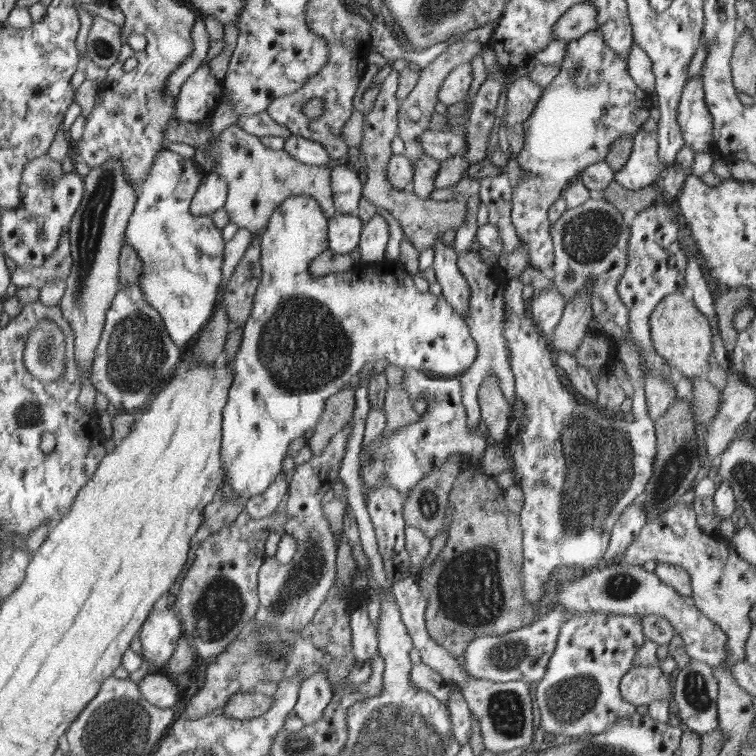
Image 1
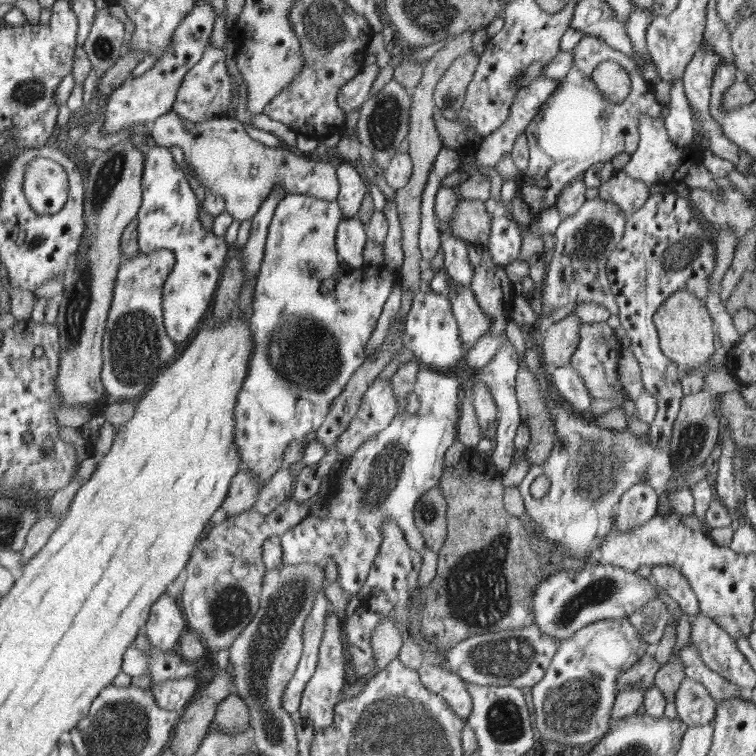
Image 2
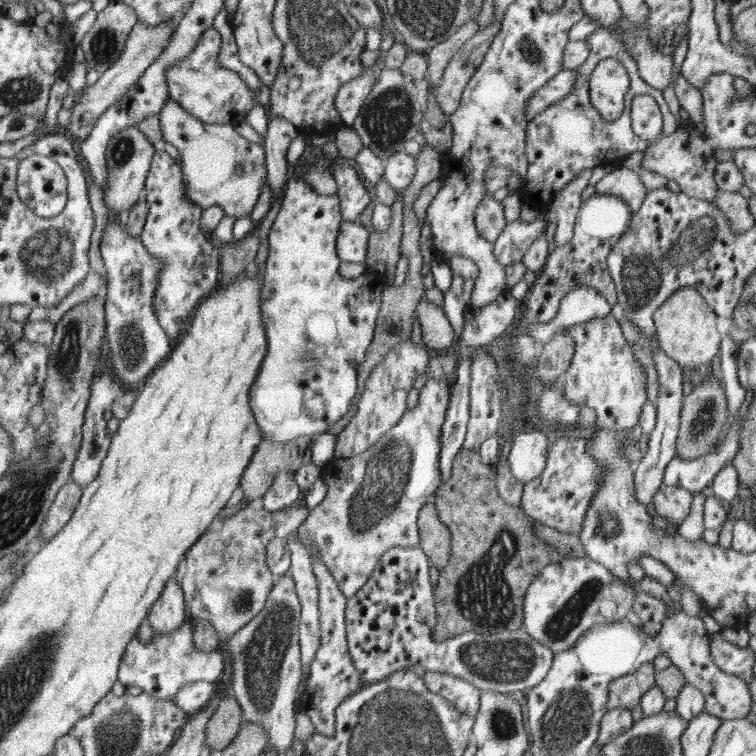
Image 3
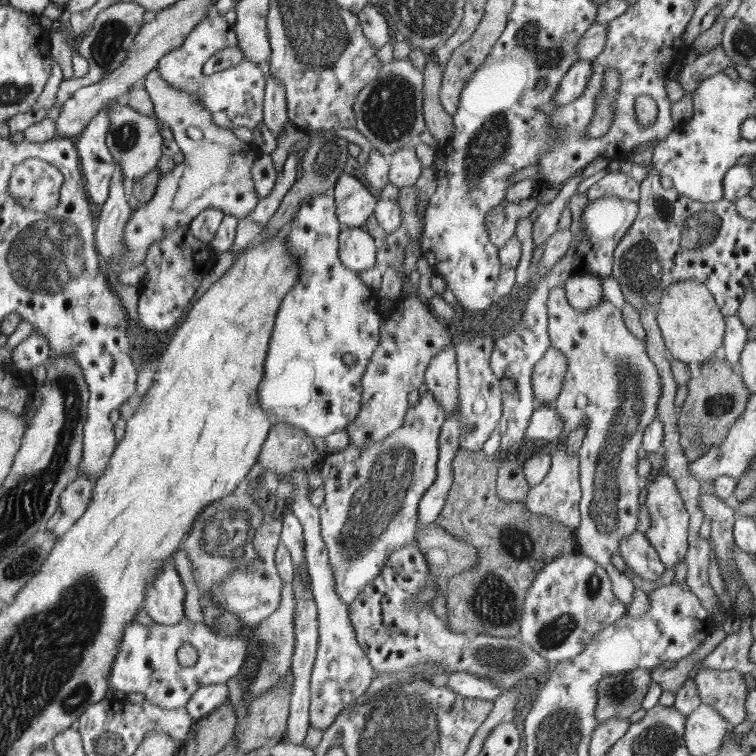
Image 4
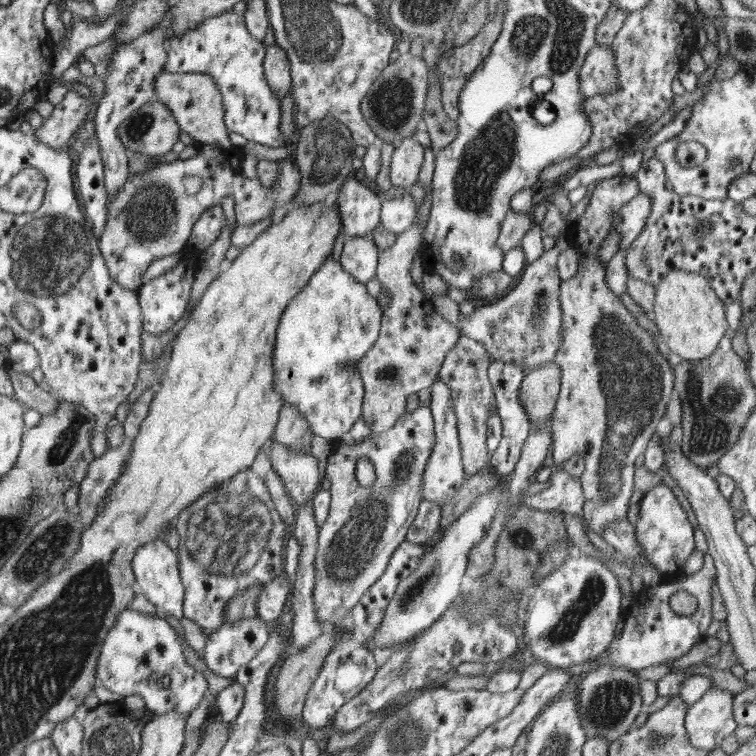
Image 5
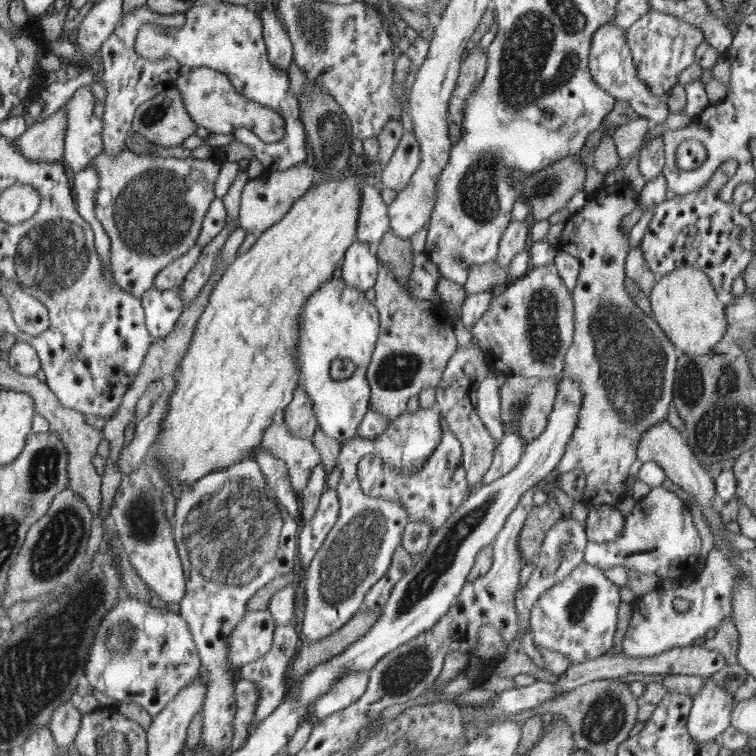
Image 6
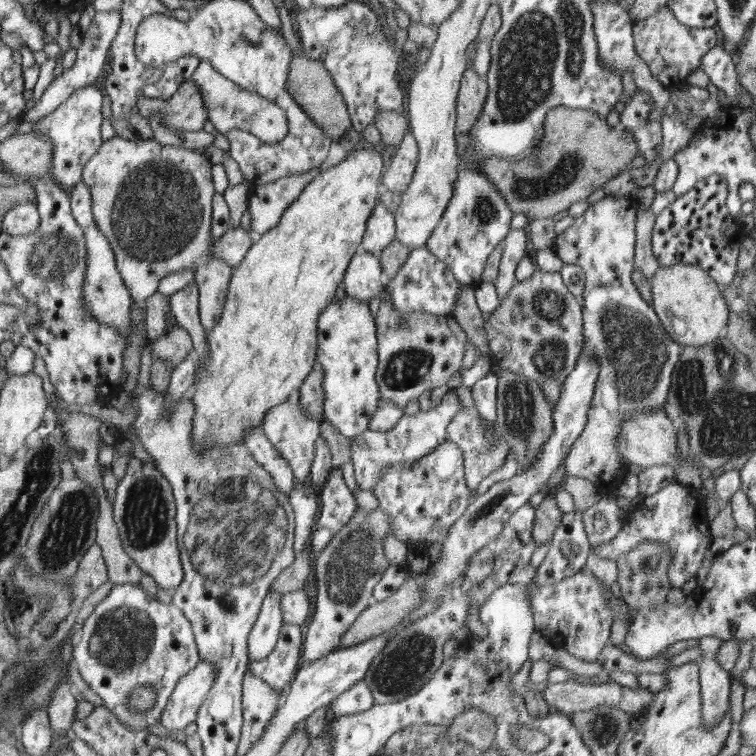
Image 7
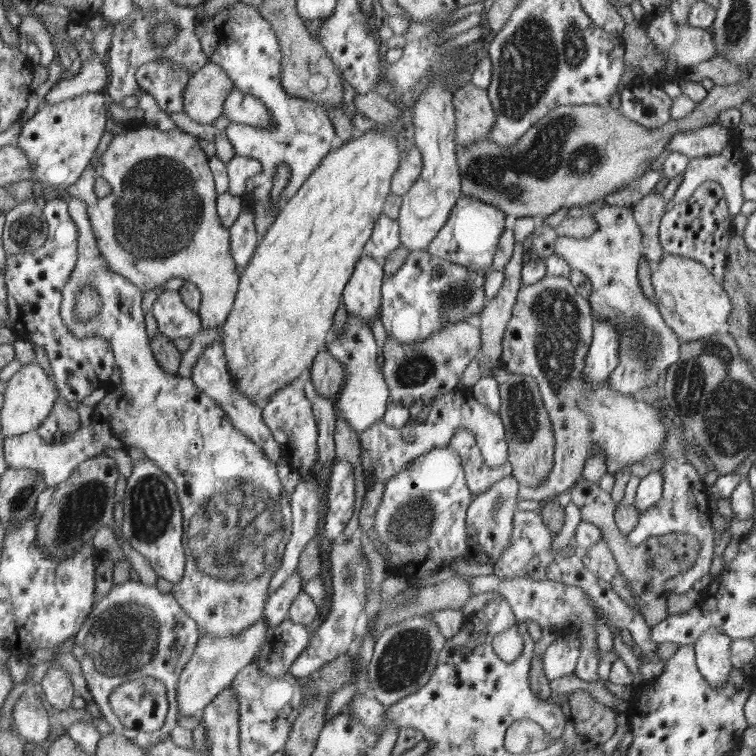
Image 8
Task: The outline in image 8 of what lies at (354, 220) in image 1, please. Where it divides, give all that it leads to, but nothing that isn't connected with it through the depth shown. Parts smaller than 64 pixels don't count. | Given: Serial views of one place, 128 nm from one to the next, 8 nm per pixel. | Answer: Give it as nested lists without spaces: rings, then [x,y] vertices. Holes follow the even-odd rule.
[[[366,254],[359,261],[351,281],[343,291],[344,306],[351,316],[359,316],[368,322],[376,316],[380,306],[380,286],[382,284],[382,265]]]

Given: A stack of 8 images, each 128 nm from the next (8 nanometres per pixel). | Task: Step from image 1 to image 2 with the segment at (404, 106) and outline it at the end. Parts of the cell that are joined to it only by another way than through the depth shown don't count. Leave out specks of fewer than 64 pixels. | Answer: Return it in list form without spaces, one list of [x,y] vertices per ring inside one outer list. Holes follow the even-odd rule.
[[[472,30],[460,33],[453,38],[448,38],[442,49],[436,51],[434,56],[424,61],[423,75],[417,84],[416,91],[411,96],[412,108],[409,112],[409,133],[406,139],[409,140],[408,154],[413,164],[413,173],[409,181],[396,191],[394,201],[398,205],[398,215],[402,227],[402,249],[404,250],[404,264],[401,273],[401,283],[414,294],[419,291],[421,284],[421,260],[419,248],[419,229],[422,227],[422,201],[423,190],[427,186],[428,177],[431,174],[433,164],[439,152],[443,150],[443,143],[435,127],[437,109],[435,106],[435,88],[439,80],[445,74],[448,67],[471,50]]]

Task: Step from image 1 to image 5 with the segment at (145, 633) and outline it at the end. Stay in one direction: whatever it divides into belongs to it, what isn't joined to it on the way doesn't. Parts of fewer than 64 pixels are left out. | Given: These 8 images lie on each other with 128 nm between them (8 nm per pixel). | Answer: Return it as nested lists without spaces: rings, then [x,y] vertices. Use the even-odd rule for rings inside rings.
[[[154,539],[151,543],[143,544],[135,552],[134,560],[132,560],[136,587],[147,596],[147,599],[155,604],[158,608],[157,615],[165,616],[168,612],[170,616],[175,616],[177,620],[183,618],[183,600],[184,587],[180,582],[178,572],[178,556],[176,552],[164,542],[164,539]]]

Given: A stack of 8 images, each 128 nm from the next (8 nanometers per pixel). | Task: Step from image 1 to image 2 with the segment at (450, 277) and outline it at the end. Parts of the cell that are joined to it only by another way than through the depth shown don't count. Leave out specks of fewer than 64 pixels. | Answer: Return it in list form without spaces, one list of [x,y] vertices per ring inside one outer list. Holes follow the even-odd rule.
[[[452,278],[447,288],[449,290],[447,297],[458,321],[463,344],[465,348],[470,349],[480,337],[491,330],[493,320],[482,310],[471,288],[454,283]]]

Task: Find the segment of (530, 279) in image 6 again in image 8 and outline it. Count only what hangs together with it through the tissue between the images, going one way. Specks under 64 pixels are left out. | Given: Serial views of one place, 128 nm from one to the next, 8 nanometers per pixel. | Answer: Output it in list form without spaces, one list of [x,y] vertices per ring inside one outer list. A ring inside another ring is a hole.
[[[547,275],[536,284],[523,285],[518,291],[506,335],[502,337],[502,366],[512,373],[531,376],[537,380],[556,436],[551,474],[538,488],[519,486],[519,501],[540,500],[544,503],[570,491],[582,478],[584,465],[589,454],[593,452],[593,446],[597,446],[601,455],[606,456],[607,472],[613,474],[624,466],[649,459],[651,455],[660,454],[663,450],[663,442],[667,438],[667,425],[663,424],[652,404],[636,400],[634,397],[624,397],[621,392],[611,387],[608,379],[601,385],[590,388],[584,380],[583,370],[594,340],[595,321],[591,301],[576,292],[568,277]]]

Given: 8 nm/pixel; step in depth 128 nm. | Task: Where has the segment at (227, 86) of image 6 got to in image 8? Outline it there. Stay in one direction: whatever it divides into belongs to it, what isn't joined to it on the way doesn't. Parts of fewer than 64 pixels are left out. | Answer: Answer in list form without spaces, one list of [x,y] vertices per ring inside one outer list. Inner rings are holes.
[[[233,88],[227,96],[223,116],[230,122],[242,122],[258,128],[266,127],[270,122],[270,113],[262,100]]]

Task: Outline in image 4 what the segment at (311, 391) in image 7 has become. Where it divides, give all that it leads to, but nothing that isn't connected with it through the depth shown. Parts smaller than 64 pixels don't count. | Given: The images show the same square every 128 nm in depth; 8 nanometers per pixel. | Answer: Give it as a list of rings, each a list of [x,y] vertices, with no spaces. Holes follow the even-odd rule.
[[[276,423],[257,463],[278,476],[286,475],[302,467],[312,467],[321,460],[312,446],[312,437],[302,429],[288,423]]]

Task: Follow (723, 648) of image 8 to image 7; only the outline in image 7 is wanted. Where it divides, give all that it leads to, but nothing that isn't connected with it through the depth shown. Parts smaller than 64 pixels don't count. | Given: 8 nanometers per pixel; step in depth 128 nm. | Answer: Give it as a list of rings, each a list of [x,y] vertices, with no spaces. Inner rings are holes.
[[[705,636],[694,643],[702,656],[698,665],[699,685],[702,687],[704,728],[708,732],[724,718],[731,698],[730,672],[726,672],[717,659],[722,643],[723,640],[717,636]]]

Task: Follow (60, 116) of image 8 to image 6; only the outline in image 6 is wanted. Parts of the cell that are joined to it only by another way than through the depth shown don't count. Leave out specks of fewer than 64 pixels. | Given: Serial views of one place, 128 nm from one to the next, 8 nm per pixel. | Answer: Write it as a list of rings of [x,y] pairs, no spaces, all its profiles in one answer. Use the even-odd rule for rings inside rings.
[[[84,85],[67,102],[63,159],[74,174],[104,152],[103,120],[94,115],[96,99],[92,89]]]

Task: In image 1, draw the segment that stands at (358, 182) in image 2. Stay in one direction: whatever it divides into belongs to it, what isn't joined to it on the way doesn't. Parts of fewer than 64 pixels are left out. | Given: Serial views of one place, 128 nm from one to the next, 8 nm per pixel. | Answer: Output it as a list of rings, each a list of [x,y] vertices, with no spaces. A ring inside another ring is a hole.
[[[341,165],[331,170],[335,209],[339,215],[354,214],[362,196],[362,182],[354,170]]]

